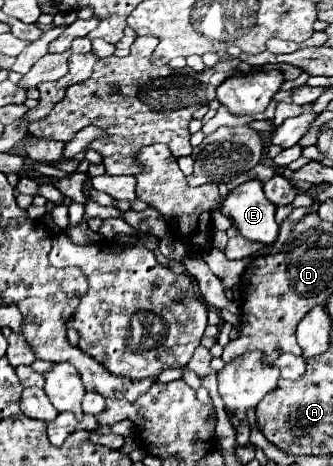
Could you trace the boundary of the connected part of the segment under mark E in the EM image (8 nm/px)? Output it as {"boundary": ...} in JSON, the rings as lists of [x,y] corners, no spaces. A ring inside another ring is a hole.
{"boundary":[[[249,179],[229,191],[221,205],[221,213],[231,217],[233,227],[241,237],[259,243],[273,243],[277,239],[275,205],[263,193],[263,181]]]}

